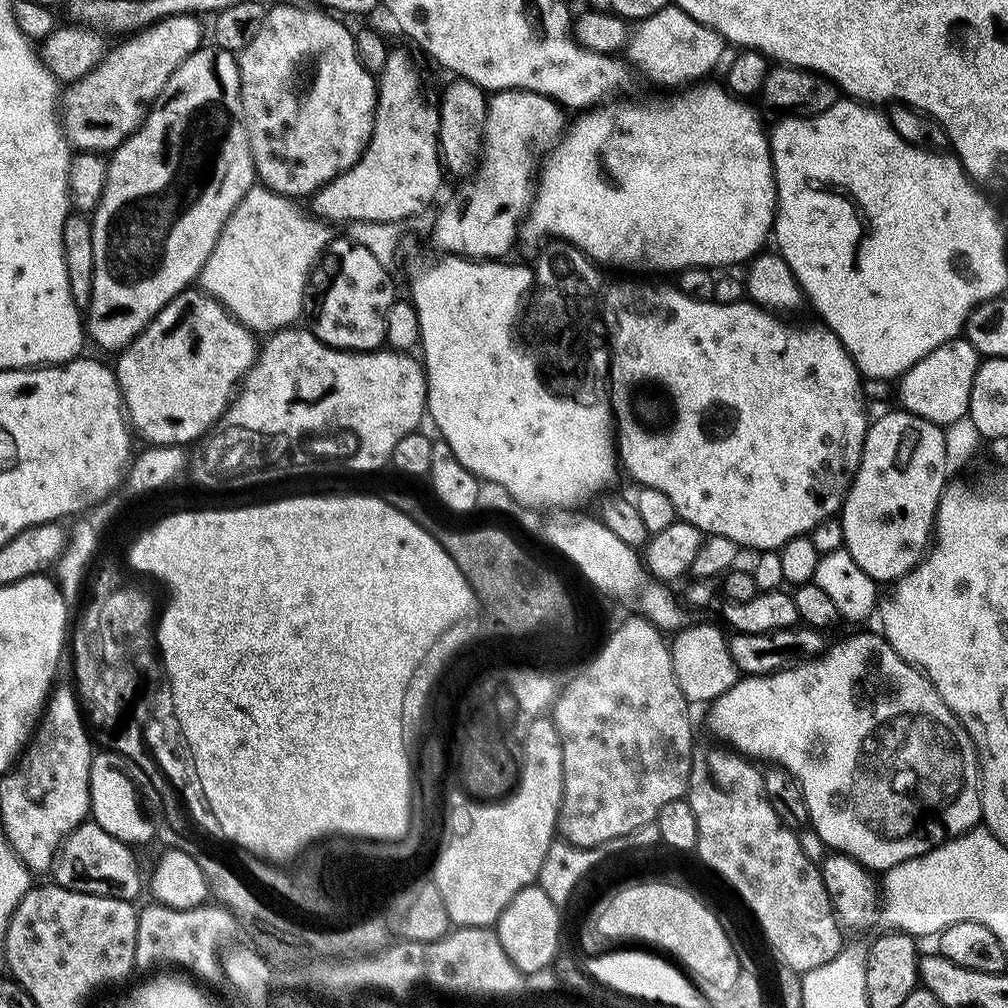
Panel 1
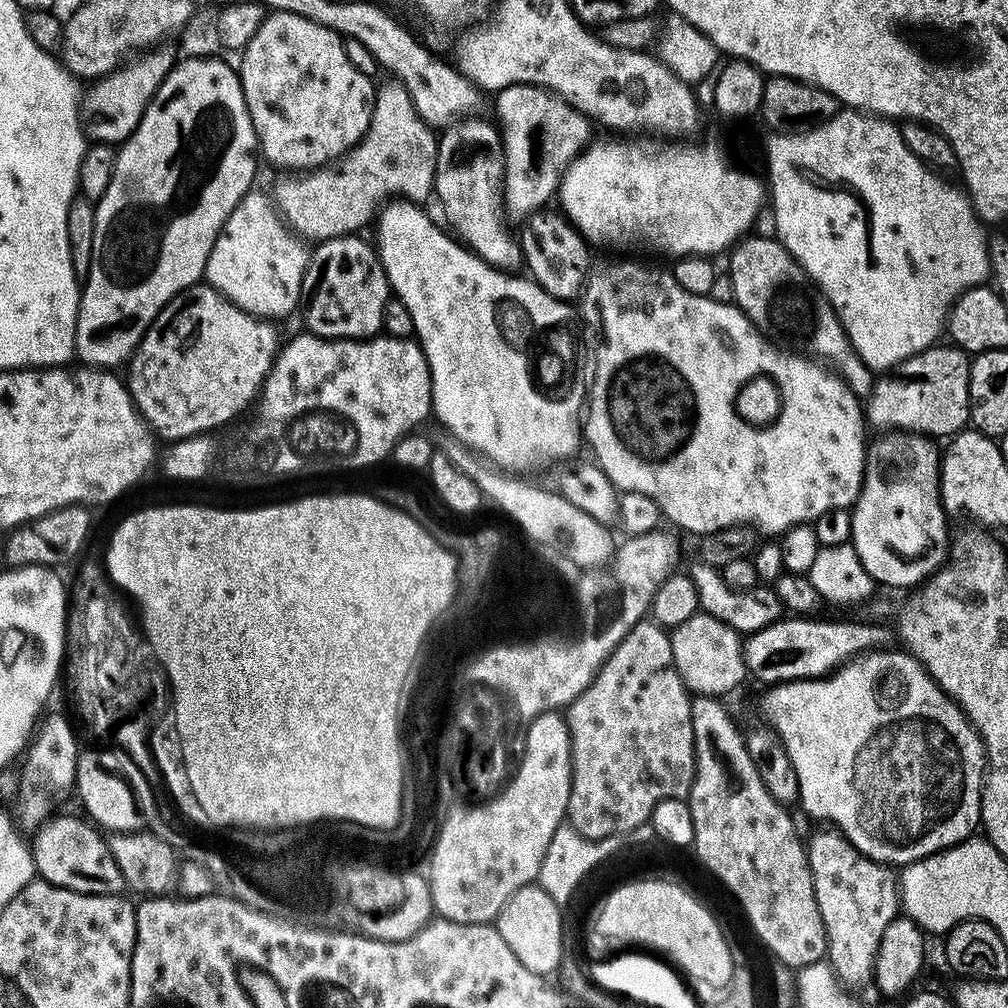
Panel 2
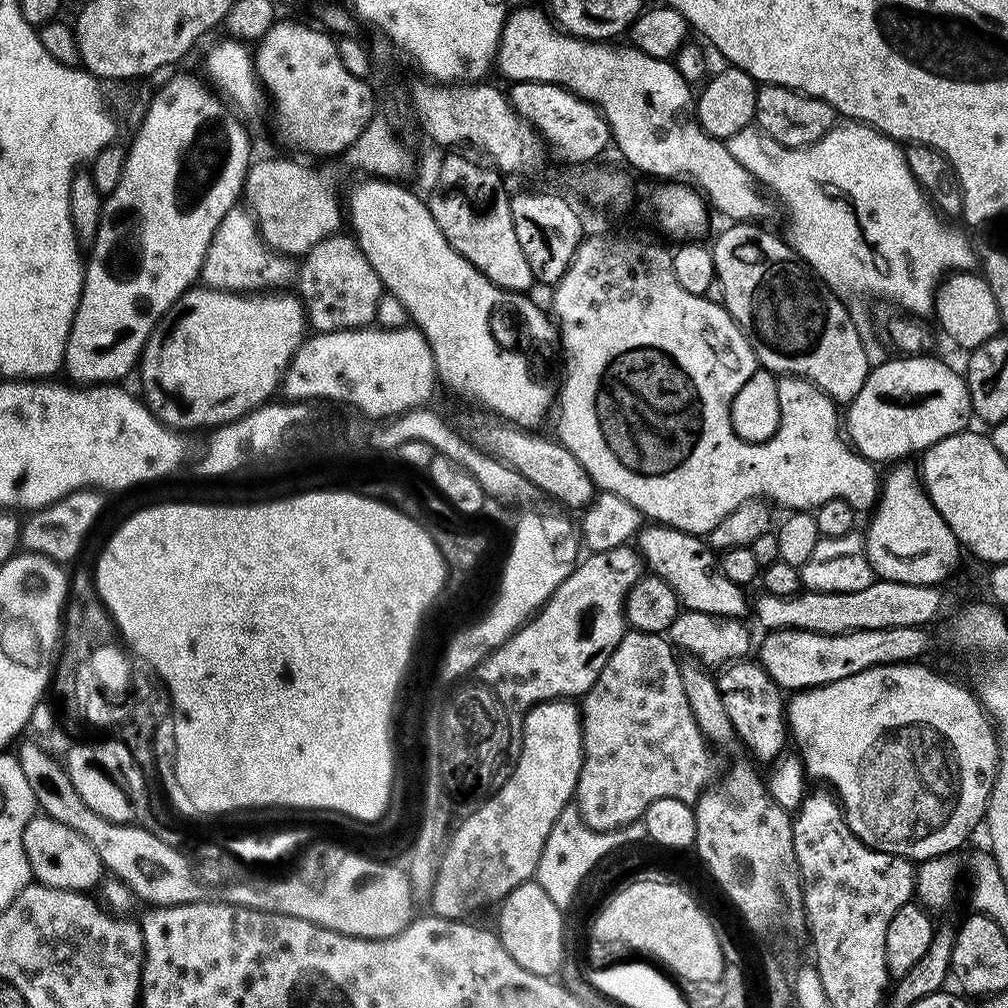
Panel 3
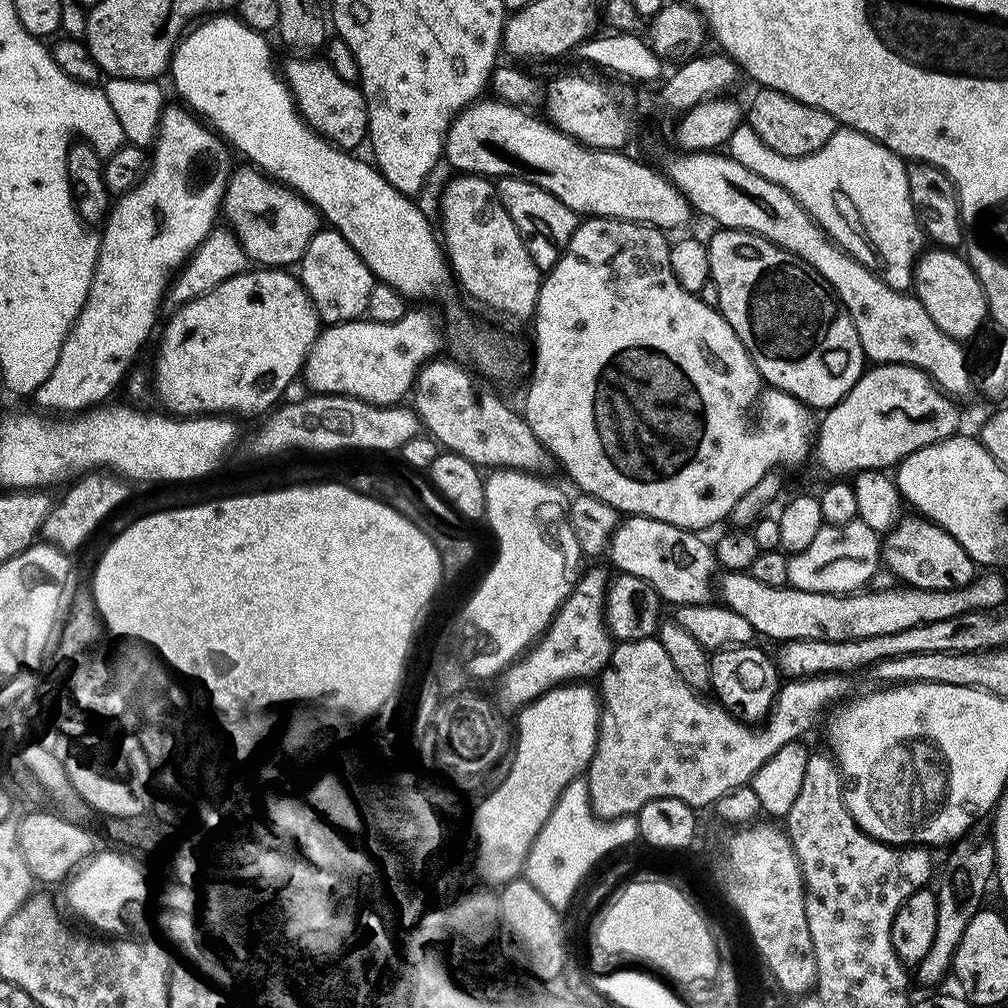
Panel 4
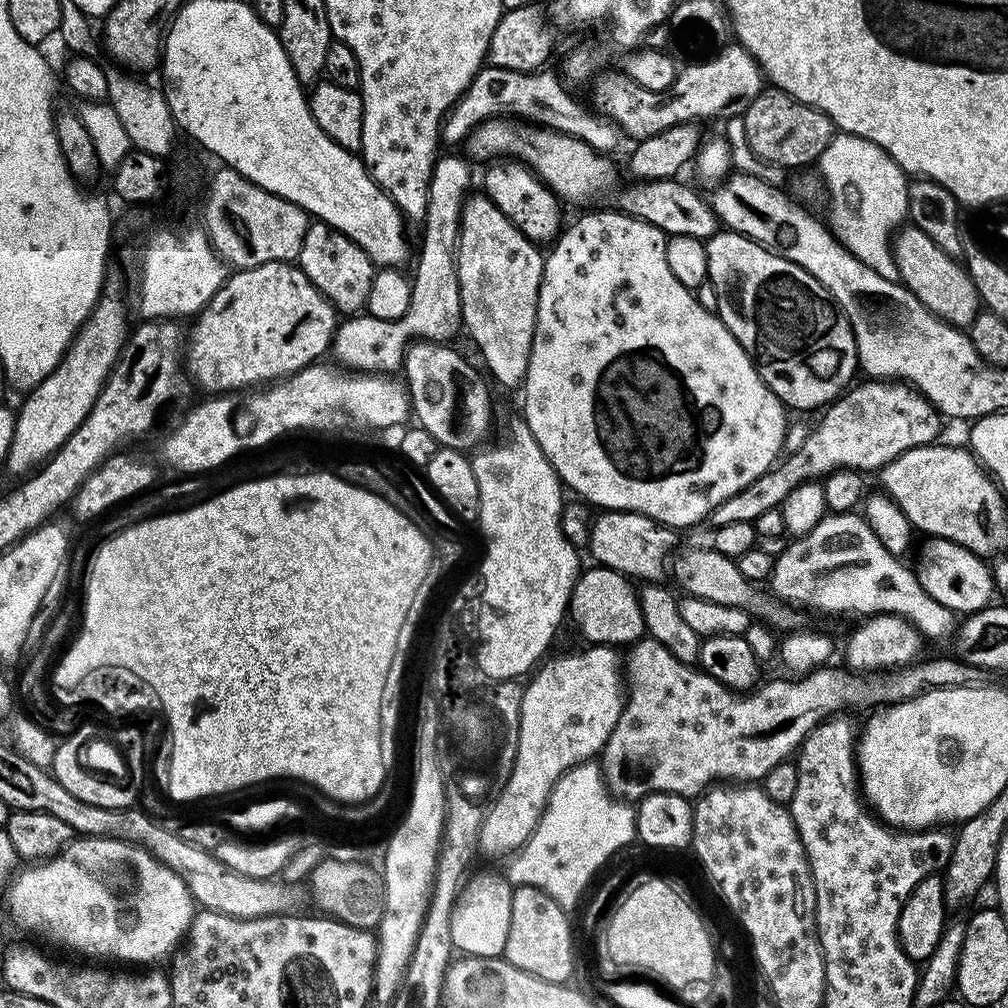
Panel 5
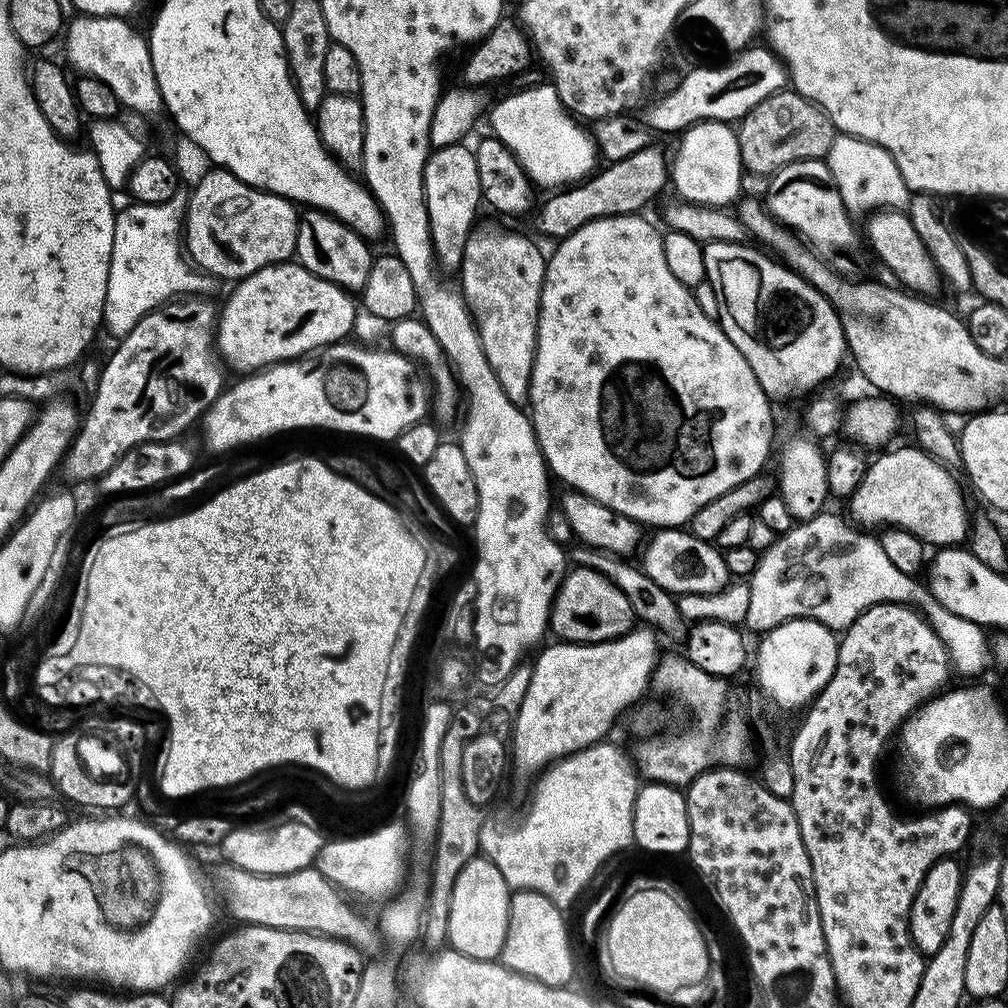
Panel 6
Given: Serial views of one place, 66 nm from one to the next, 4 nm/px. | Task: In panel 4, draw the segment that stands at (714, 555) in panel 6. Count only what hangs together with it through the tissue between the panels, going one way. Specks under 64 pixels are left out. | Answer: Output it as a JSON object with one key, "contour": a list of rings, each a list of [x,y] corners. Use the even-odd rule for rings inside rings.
{"contour":[[[725,571],[718,580],[718,600],[725,608],[734,610],[734,614],[742,614],[746,622],[750,622],[753,633],[757,637],[765,636],[768,640],[813,640],[814,642],[850,642],[854,639],[875,638],[878,635],[896,634],[919,624],[941,622],[943,619],[954,618],[971,611],[997,609],[1006,598],[1006,584],[998,572],[986,572],[977,575],[971,583],[962,588],[950,588],[948,591],[930,590],[929,588],[914,588],[911,586],[896,586],[900,588],[884,588],[881,592],[865,590],[849,592],[846,596],[838,594],[818,594],[810,590],[798,590],[791,586],[765,586],[758,582],[748,571]]]}

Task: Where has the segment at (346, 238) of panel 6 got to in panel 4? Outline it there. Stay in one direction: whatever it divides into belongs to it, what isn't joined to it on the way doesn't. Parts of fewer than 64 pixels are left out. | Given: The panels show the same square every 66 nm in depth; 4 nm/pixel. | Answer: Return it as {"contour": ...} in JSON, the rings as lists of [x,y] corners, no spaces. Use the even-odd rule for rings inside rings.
{"contour":[[[331,226],[310,238],[310,246],[306,246],[298,265],[298,279],[325,325],[345,324],[361,319],[367,313],[374,283],[372,272],[366,262],[362,262],[358,250],[354,250],[354,246],[350,246],[350,242],[346,242],[346,238],[342,238],[342,234]]]}

